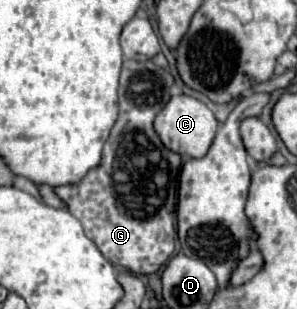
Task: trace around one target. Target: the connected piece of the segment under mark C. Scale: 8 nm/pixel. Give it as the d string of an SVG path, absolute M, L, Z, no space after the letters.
M172 96L154 120L154 130L164 142L164 146L172 152L178 152L184 158L202 158L216 136L216 126L218 120L214 118L212 110L192 96Z

